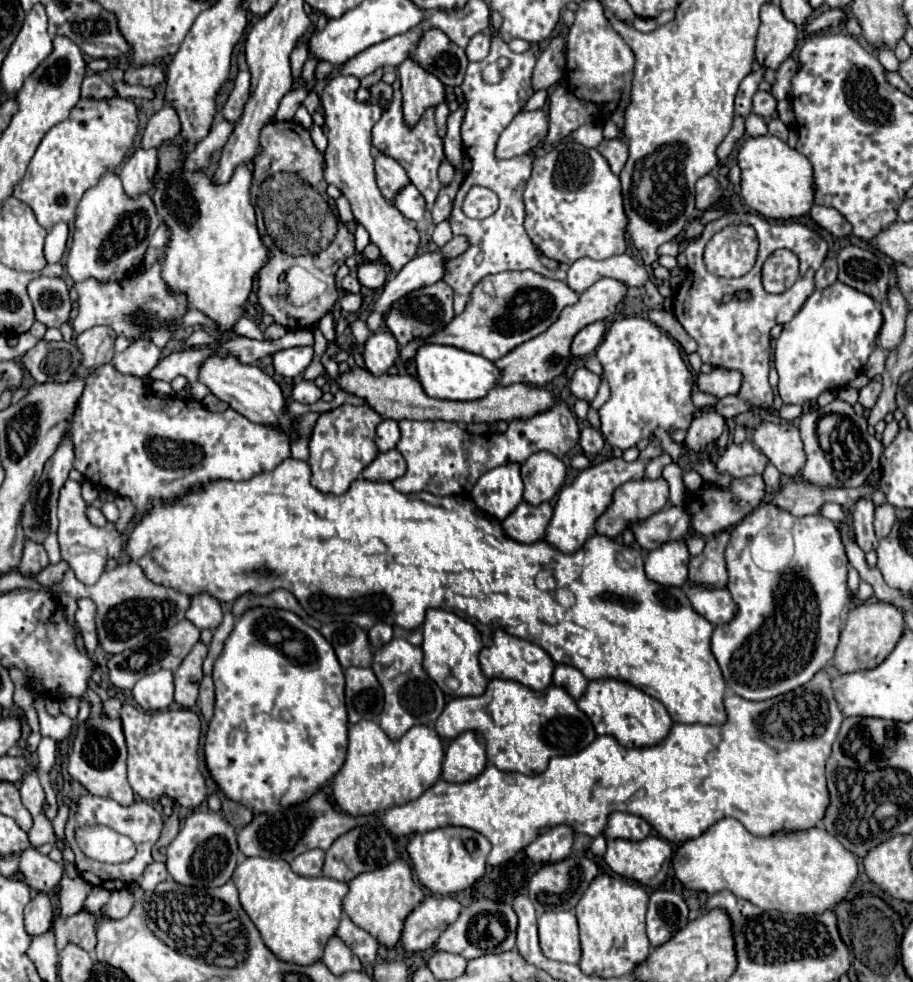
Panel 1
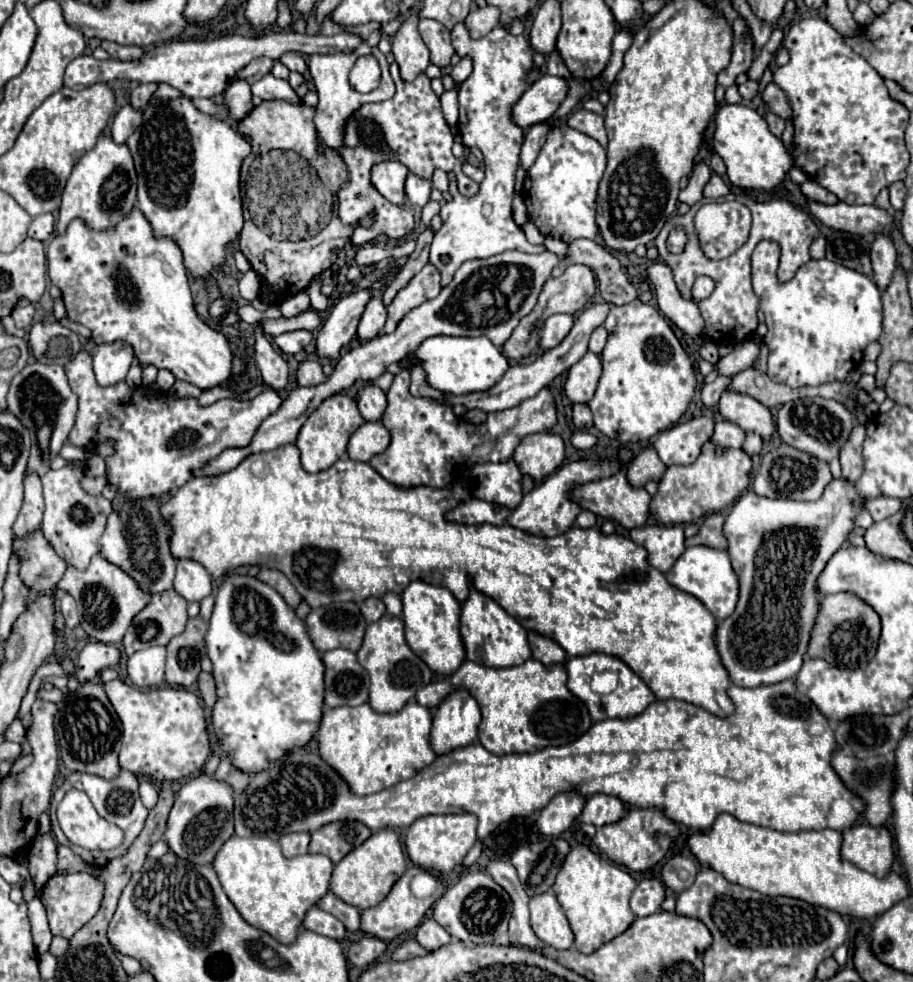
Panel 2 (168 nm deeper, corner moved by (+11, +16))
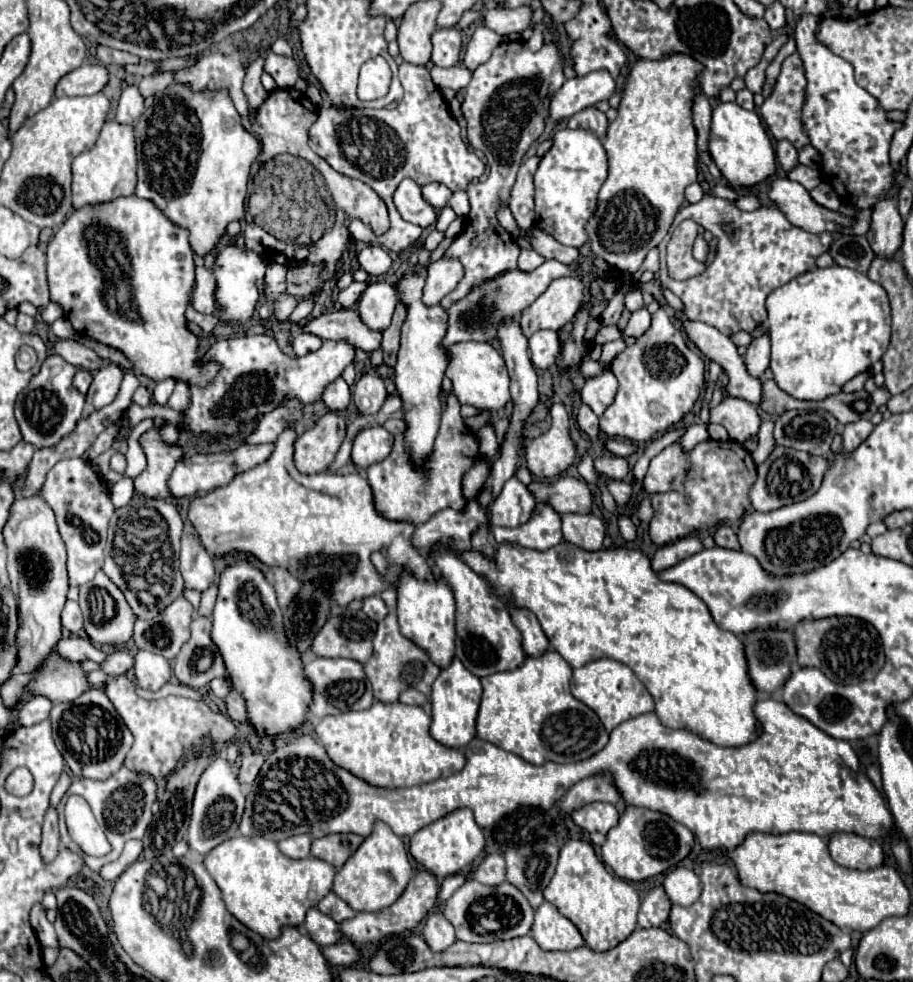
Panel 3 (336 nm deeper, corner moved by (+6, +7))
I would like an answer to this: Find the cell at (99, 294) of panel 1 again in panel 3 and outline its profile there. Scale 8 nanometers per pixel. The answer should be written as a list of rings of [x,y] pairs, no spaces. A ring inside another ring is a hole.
[[[133,195],[119,197],[109,205],[73,211],[47,245],[47,277],[51,301],[61,303],[73,329],[119,349],[131,361],[137,377],[145,375],[153,381],[171,377],[187,385],[209,387],[219,373],[221,365],[217,361],[201,361],[199,337],[189,329],[189,319],[185,317],[195,289],[195,265],[187,231],[175,227],[151,201],[141,201]]]

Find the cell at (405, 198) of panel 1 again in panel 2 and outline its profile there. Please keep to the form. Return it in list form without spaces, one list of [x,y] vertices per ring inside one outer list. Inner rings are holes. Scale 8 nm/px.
[[[410,174],[406,180],[406,196],[408,202],[416,204],[416,206],[426,206],[426,202],[430,200],[430,192],[432,192],[432,182],[424,180],[420,176]]]

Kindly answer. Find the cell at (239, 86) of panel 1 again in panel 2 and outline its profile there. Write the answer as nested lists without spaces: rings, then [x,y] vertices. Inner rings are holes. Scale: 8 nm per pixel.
[[[260,56],[256,60],[252,60],[246,68],[242,68],[238,72],[238,78],[246,78],[250,84],[254,84],[256,80],[260,80],[264,74],[268,74],[274,66],[274,60],[272,58],[266,58],[266,56]]]

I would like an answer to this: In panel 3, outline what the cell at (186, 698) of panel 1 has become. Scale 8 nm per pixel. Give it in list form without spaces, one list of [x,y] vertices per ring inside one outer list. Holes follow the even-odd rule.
[[[195,617],[191,623],[191,637],[173,659],[173,673],[179,683],[201,689],[211,679],[225,675],[225,665],[211,637],[211,619]]]

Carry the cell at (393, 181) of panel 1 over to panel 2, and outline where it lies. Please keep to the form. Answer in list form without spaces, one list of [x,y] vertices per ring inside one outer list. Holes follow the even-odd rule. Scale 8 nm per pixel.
[[[382,162],[372,168],[372,184],[388,202],[396,206],[406,204],[406,194],[404,194],[406,176],[408,168],[404,168],[404,164],[400,162]]]

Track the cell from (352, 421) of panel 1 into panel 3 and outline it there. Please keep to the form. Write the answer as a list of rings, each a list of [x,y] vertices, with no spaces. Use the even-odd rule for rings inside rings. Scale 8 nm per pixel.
[[[327,411],[315,423],[299,435],[295,445],[295,465],[301,473],[323,473],[335,461],[335,455],[345,439],[347,423],[337,411]]]

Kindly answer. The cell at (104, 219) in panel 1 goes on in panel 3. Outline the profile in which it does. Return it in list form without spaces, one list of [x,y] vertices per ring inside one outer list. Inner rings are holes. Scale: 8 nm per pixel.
[[[107,121],[93,149],[73,159],[73,209],[85,205],[111,203],[119,197],[131,197],[137,185],[137,153],[133,127]]]

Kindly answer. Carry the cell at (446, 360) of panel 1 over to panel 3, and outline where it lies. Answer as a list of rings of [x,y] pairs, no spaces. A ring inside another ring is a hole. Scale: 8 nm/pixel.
[[[455,343],[447,347],[447,371],[445,375],[451,379],[451,393],[459,399],[461,405],[473,405],[477,409],[497,411],[511,401],[509,395],[509,373],[505,369],[505,361],[501,353],[491,343]]]

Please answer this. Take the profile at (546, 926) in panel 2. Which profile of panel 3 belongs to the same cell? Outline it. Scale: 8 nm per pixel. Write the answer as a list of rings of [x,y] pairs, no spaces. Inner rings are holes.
[[[549,901],[535,911],[531,937],[545,951],[573,951],[585,945],[577,927]]]

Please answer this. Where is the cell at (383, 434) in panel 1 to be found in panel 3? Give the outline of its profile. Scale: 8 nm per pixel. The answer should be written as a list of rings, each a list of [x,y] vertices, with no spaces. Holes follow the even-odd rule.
[[[367,373],[363,375],[357,385],[355,385],[355,393],[353,393],[353,401],[355,401],[355,407],[359,409],[359,413],[363,415],[371,415],[371,413],[377,413],[383,403],[387,401],[387,391],[385,391],[385,383],[373,375],[373,373]]]

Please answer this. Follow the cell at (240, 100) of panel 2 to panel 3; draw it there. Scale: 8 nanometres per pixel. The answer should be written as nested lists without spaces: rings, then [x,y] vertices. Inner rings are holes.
[[[257,57],[249,65],[247,75],[245,75],[245,83],[243,83],[243,93],[253,109],[259,109],[267,97],[267,91],[261,85],[261,73],[263,73],[263,57]]]

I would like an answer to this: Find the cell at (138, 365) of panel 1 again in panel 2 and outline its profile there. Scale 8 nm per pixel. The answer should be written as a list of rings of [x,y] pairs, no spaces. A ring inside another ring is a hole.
[[[124,342],[96,346],[92,350],[92,358],[94,358],[96,382],[102,388],[112,386],[112,384],[118,384],[120,380],[124,380],[130,364],[134,360],[132,348],[126,346]]]

